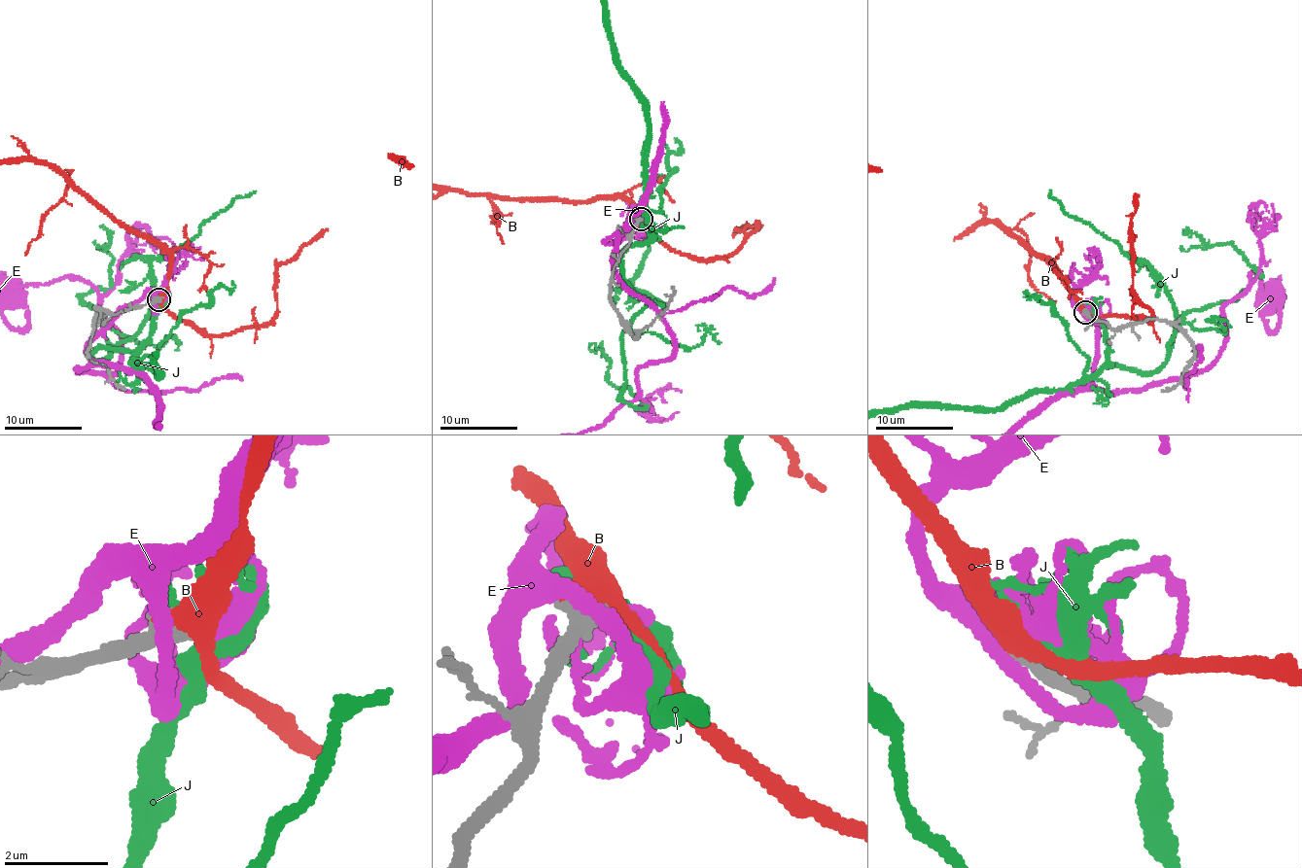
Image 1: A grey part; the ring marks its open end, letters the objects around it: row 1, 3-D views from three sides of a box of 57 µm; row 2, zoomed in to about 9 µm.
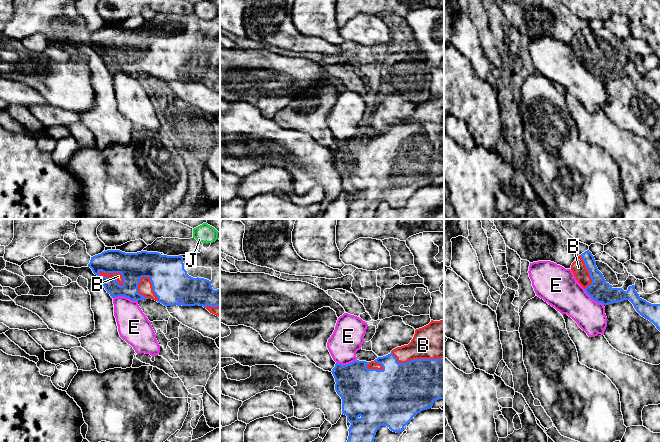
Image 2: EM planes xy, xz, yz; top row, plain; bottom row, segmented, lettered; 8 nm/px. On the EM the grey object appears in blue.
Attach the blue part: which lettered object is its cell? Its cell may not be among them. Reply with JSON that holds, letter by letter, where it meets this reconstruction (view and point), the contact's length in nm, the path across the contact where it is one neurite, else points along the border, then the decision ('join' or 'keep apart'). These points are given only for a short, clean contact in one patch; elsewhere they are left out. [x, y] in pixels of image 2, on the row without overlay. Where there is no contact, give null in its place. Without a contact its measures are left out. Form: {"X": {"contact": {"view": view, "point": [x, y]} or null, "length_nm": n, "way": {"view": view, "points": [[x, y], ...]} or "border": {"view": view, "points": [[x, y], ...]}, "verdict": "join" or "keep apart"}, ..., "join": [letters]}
{"B": {"contact": {"view": "xy", "point": [111, 55]}, "length_nm": 240, "verdict": "join"}, "E": {"contact": {"view": "xy", "point": [125, 72]}, "length_nm": 200, "verdict": "keep apart"}, "J": {"contact": null, "verdict": "keep apart"}, "join": ["B"]}

